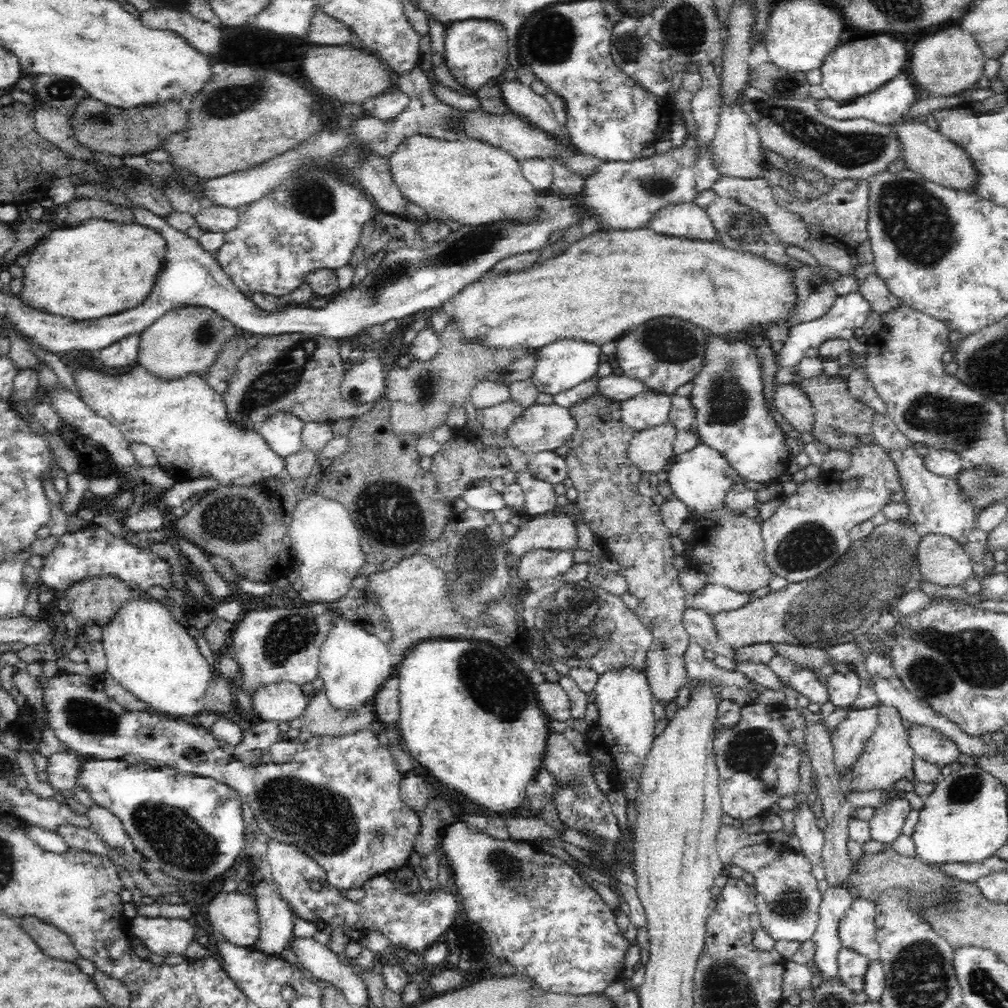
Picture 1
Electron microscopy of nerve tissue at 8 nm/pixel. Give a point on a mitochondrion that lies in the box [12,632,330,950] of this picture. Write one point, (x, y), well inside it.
(172, 834)

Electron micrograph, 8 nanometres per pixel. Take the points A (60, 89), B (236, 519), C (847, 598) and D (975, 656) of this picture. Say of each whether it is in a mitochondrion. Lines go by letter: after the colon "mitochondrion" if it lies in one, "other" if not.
A: mitochondrion
B: mitochondrion
C: mitochondrion
D: mitochondrion

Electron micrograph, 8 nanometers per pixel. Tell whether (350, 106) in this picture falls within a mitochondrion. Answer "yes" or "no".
no

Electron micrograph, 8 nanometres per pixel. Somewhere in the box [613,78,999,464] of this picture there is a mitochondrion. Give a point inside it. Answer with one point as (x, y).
(916, 222)

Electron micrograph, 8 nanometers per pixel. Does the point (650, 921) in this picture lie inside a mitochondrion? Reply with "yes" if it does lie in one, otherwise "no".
no

